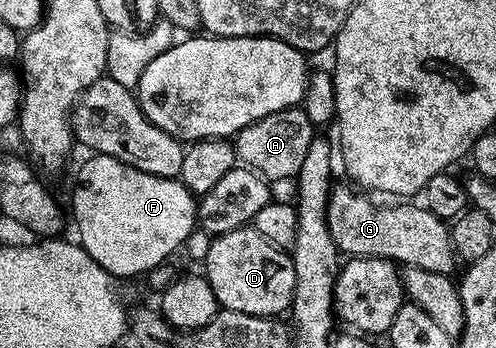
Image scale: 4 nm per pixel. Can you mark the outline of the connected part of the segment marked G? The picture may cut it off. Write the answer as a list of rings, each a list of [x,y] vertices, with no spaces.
[[[337,183],[332,186],[329,206],[325,212],[331,239],[335,239],[342,254],[349,257],[386,257],[389,261],[410,269],[456,274],[459,258],[453,251],[450,226],[444,220],[435,216],[421,203],[376,205],[372,196],[357,197],[358,190],[352,184],[344,184]]]

